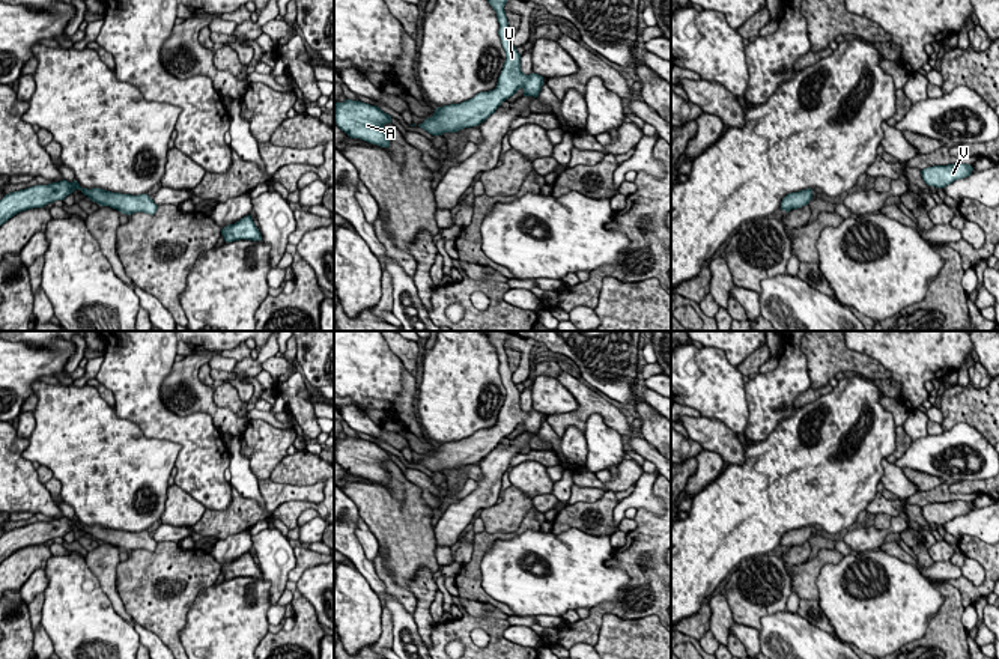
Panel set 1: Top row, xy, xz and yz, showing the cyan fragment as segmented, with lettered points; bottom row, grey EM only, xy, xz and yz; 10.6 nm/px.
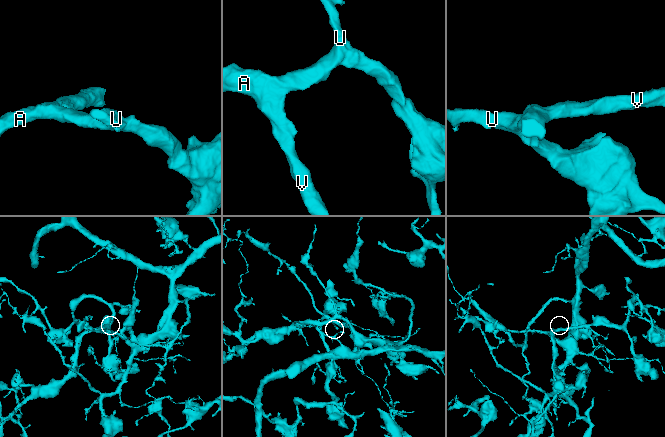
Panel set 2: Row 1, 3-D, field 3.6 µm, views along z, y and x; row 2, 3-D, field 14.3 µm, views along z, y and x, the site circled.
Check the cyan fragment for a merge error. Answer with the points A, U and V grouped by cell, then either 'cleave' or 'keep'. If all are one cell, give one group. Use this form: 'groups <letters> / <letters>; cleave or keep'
groups A U V; keep

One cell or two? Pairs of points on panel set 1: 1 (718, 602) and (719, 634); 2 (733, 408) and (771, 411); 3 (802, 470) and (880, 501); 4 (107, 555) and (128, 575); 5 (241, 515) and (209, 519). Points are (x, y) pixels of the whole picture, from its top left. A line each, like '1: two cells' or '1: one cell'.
1: one cell
2: two cells
3: two cells
4: two cells
5: one cell

